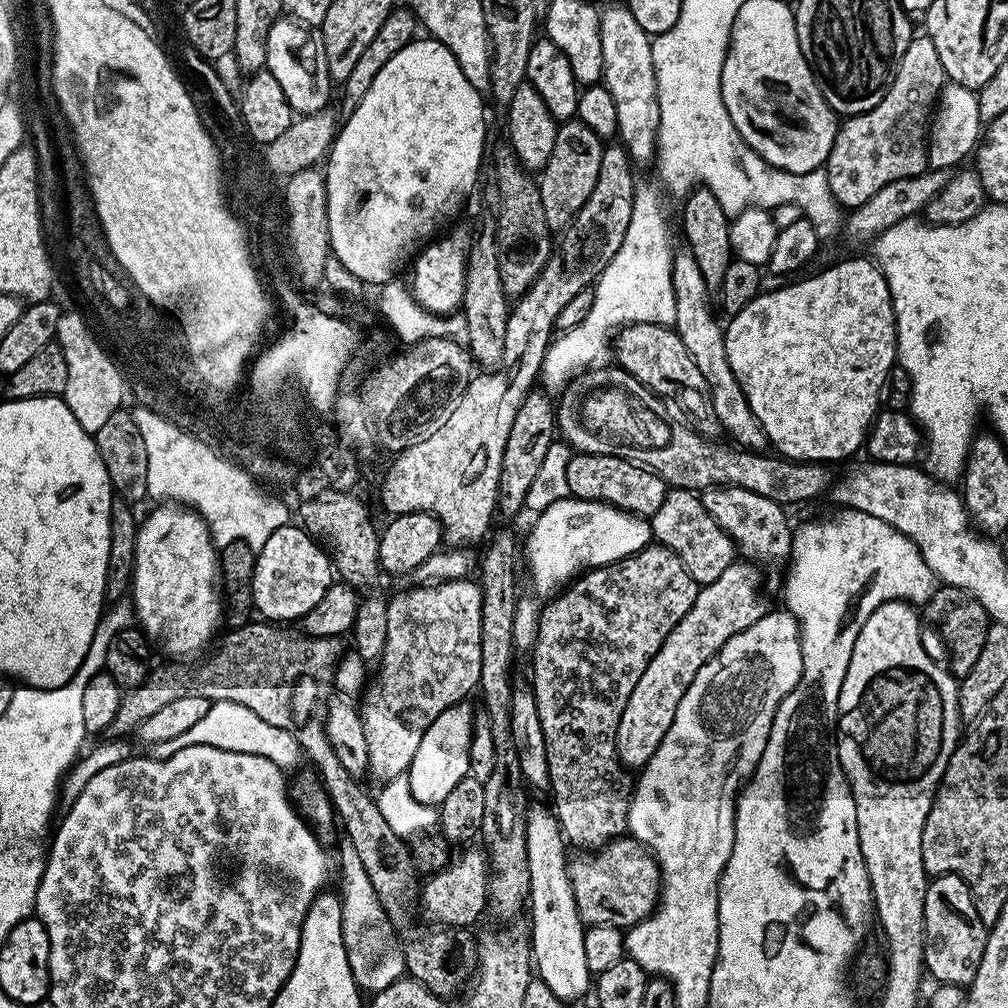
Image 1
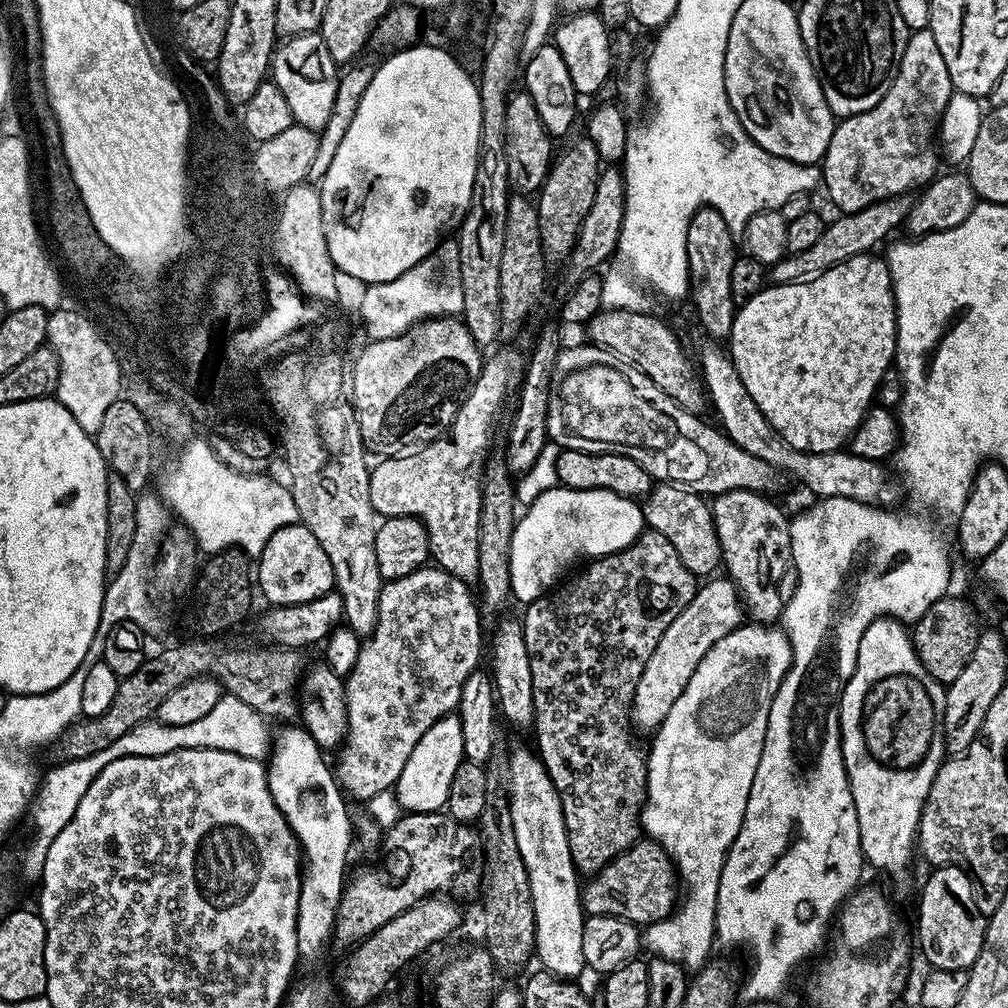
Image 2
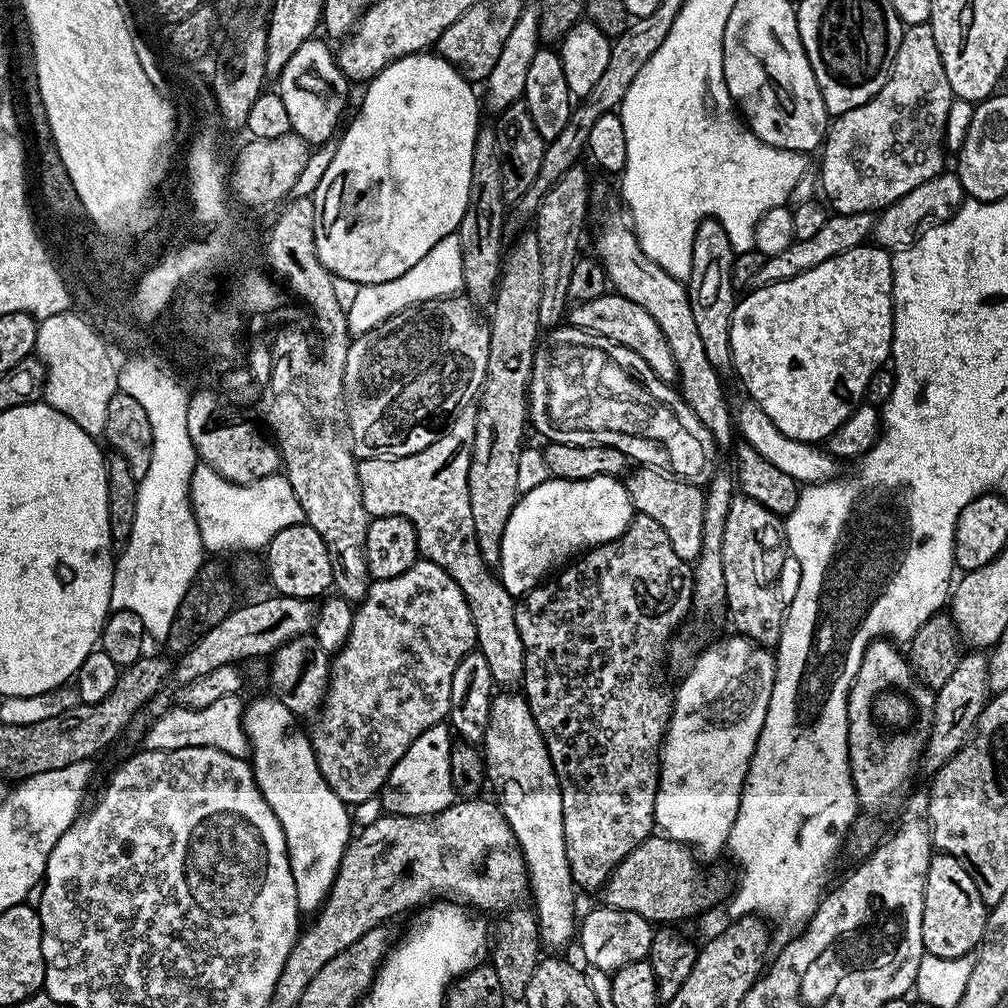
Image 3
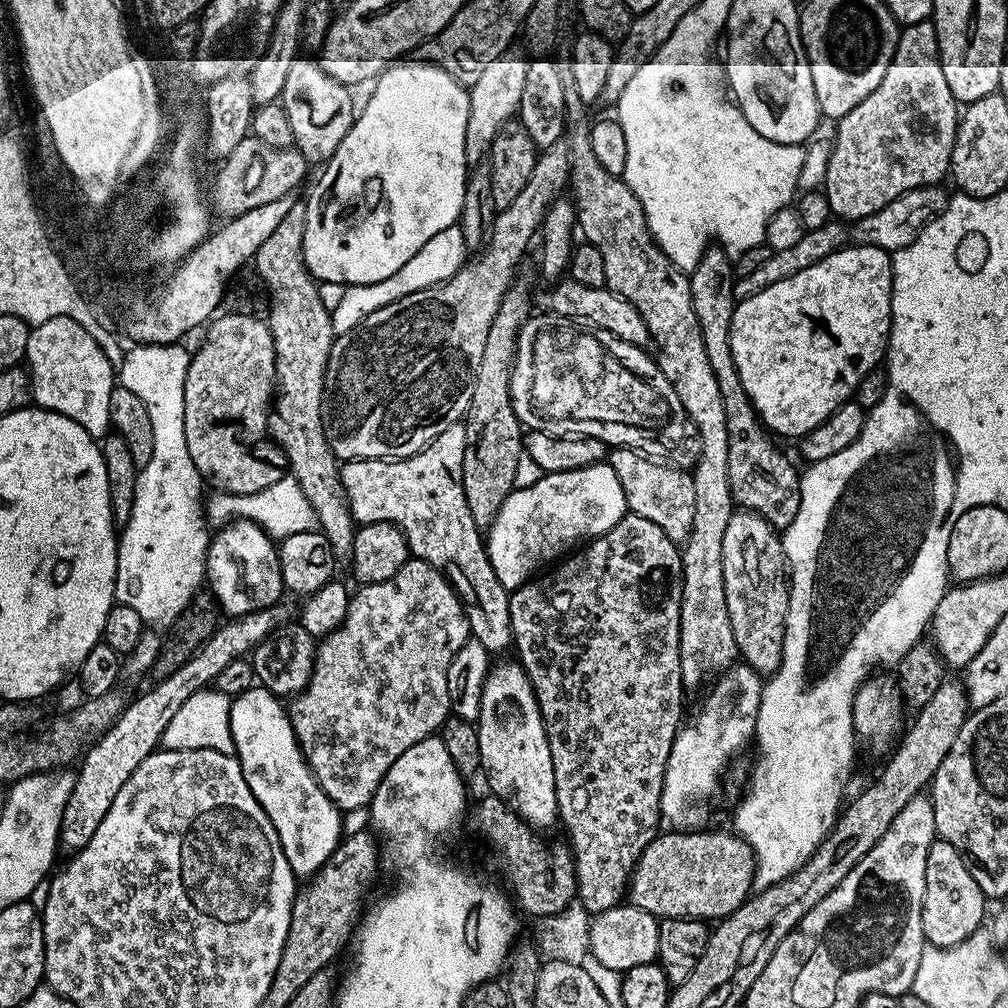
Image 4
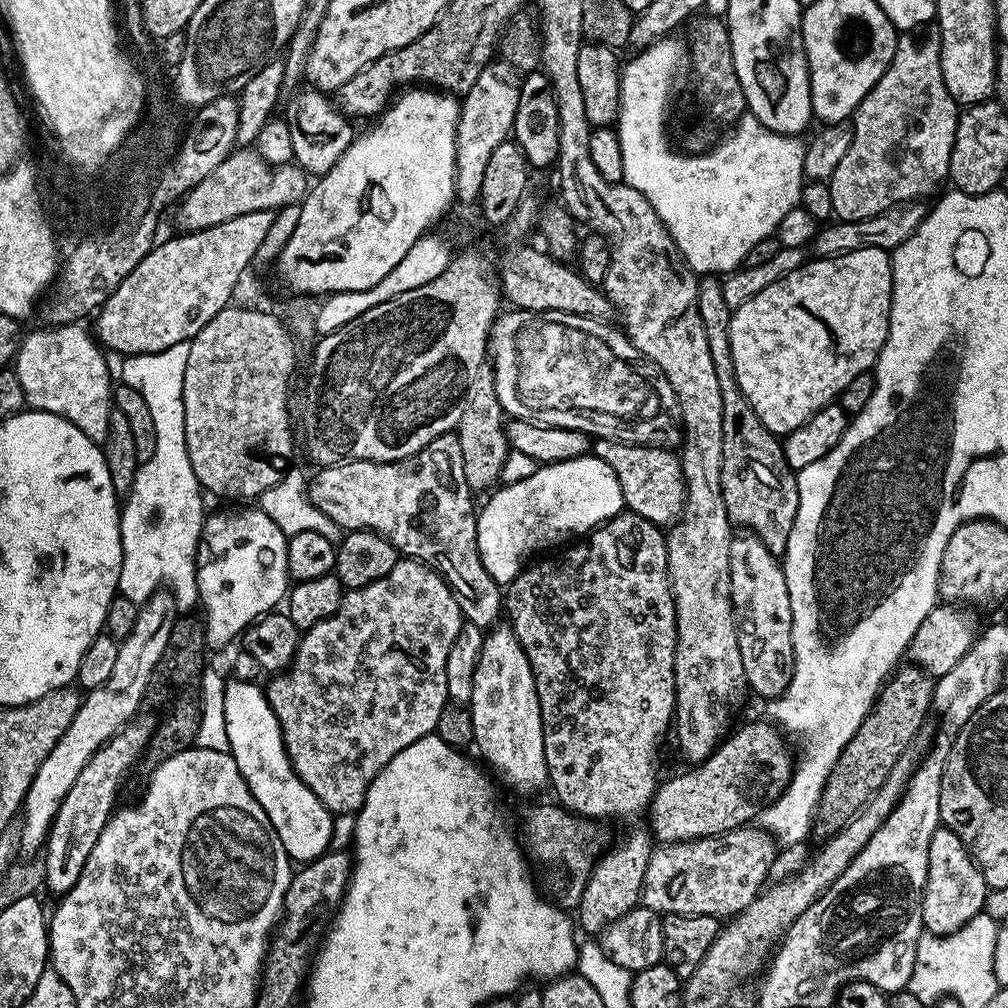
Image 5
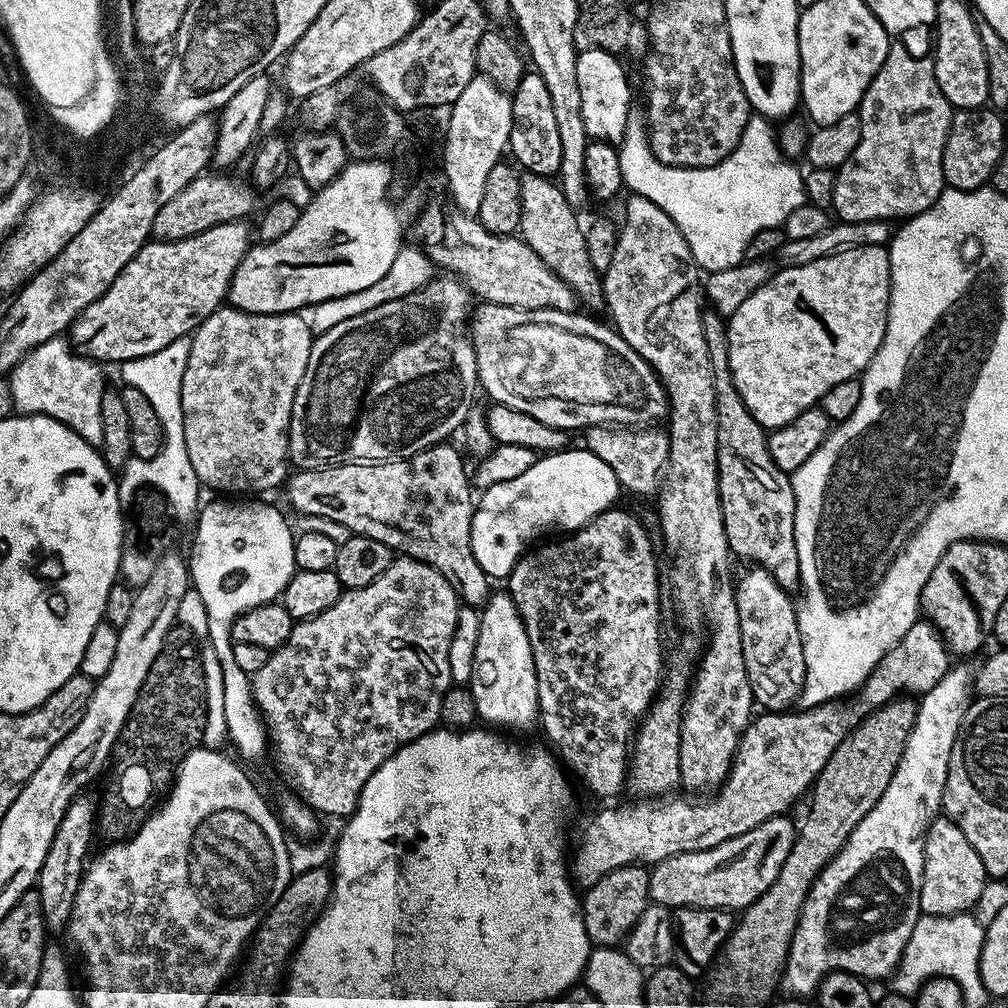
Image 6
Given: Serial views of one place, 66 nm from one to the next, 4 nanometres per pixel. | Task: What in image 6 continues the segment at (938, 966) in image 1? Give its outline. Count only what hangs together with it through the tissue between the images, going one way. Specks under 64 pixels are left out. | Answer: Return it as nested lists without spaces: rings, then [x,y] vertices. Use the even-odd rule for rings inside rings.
[[[937,818],[928,827],[928,833],[924,839],[924,877],[922,878],[922,890],[920,891],[920,910],[926,916],[956,916],[972,910],[981,897],[983,886],[989,881],[988,871],[984,869],[982,858],[970,842],[966,842],[966,834],[947,818]]]

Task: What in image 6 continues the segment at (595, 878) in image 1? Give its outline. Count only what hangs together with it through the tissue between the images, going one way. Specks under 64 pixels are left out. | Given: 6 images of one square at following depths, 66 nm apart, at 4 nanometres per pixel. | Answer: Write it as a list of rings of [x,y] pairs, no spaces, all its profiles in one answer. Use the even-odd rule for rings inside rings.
[[[787,815],[775,816],[754,830],[746,830],[746,834],[738,834],[738,838],[730,838],[722,842],[722,846],[714,846],[710,850],[698,850],[686,854],[674,854],[651,869],[648,881],[648,895],[651,903],[675,910],[678,908],[726,908],[743,910],[749,908],[758,897],[768,891],[768,887],[778,878],[786,858],[796,841],[797,825],[788,821]]]

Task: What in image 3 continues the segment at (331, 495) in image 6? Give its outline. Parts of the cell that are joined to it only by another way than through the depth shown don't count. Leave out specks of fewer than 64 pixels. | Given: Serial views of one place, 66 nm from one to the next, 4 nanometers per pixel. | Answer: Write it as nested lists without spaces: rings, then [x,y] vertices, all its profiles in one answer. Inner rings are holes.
[[[469,406],[458,414],[458,418],[445,430],[444,435],[438,437],[433,444],[426,446],[418,454],[410,454],[402,458],[382,460],[360,460],[356,465],[360,489],[364,505],[369,517],[401,516],[414,526],[418,534],[420,556],[426,560],[433,560],[450,578],[454,578],[456,585],[462,590],[466,602],[470,606],[470,618],[474,622],[476,631],[475,647],[484,655],[490,666],[493,685],[504,690],[521,683],[524,678],[524,647],[522,634],[518,634],[516,621],[517,601],[500,585],[499,579],[490,573],[489,565],[485,564],[482,554],[478,550],[478,538],[474,538],[474,518],[470,515],[470,490],[468,489],[468,475],[470,474],[470,458],[474,450],[474,426],[476,425],[476,409]]]

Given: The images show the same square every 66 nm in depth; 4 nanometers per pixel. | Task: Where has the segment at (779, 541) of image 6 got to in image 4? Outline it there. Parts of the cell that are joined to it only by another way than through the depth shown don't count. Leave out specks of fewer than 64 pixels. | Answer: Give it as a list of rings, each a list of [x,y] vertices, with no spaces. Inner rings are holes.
[[[719,246],[705,248],[698,266],[688,276],[690,282],[690,298],[694,302],[694,314],[698,314],[698,326],[702,330],[702,342],[706,345],[706,358],[710,358],[710,370],[714,370],[714,378],[718,382],[718,390],[722,390],[722,410],[726,410],[726,438],[730,438],[730,494],[733,501],[741,509],[757,512],[762,518],[772,523],[772,527],[783,530],[798,518],[798,510],[802,502],[800,493],[801,473],[776,449],[777,441],[766,431],[761,419],[756,414],[752,399],[742,386],[742,378],[734,366],[734,354],[730,346],[730,326],[732,315],[738,301],[732,296],[734,283],[734,264],[727,252]]]

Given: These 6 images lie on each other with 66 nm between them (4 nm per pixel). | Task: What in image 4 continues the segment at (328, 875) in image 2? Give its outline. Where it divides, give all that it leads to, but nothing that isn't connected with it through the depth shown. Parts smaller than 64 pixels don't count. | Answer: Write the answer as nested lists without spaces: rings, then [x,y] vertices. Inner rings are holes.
[[[253,686],[241,692],[232,700],[230,710],[230,734],[236,747],[235,757],[240,761],[242,774],[246,778],[246,786],[254,794],[254,798],[266,810],[278,838],[282,842],[282,850],[286,854],[286,862],[290,862],[290,870],[298,878],[310,878],[334,854],[336,845],[342,839],[340,819],[342,813],[336,805],[326,798],[324,791],[318,786],[314,774],[304,761],[302,750],[296,741],[292,723],[288,717],[287,707],[263,686]]]

